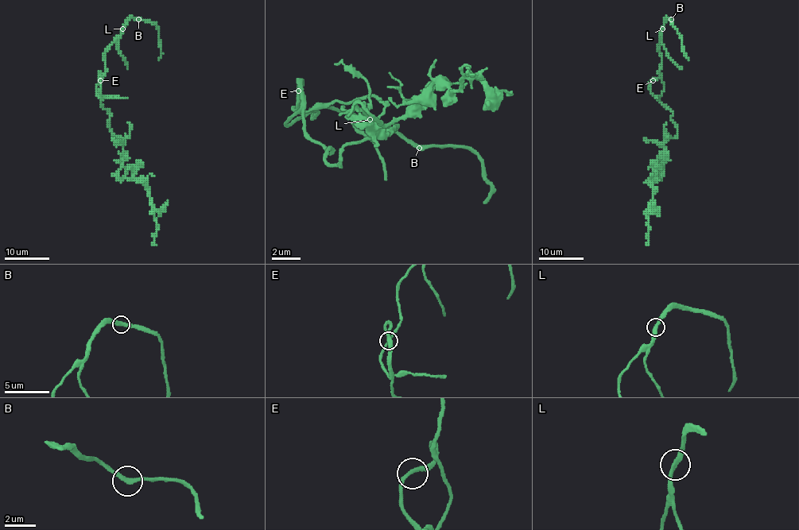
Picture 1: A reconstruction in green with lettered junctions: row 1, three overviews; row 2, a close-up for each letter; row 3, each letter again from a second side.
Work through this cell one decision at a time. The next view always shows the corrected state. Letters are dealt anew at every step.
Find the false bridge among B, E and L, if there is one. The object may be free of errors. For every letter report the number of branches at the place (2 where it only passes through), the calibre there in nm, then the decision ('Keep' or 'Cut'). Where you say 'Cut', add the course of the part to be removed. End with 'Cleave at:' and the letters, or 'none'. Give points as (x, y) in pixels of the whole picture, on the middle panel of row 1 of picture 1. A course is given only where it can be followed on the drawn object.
B: Branches: 2. Thickness 280 nm. Keep
E: Branches: 2. Thickness 280 nm. Keep
L: Branches: 2. Thickness 280 nm. Keep
Cleave at: none

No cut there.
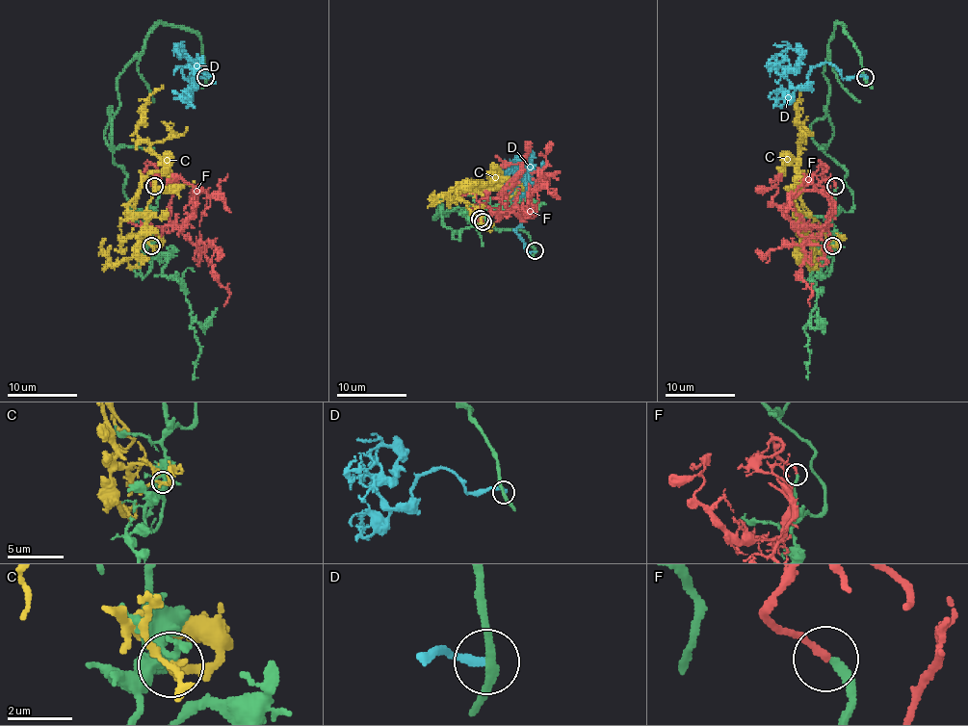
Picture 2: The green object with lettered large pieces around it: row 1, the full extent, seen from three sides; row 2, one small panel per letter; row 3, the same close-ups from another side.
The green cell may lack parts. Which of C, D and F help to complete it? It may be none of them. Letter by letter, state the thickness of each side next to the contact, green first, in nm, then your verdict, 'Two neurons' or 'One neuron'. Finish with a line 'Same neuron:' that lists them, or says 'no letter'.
C: Thickness 320 nm (green) against 340 nm. Two neurons
D: Thickness 240 nm (green) against 200 nm. Two neurons
F: Thickness 220 nm (green) against 190 nm. One neuron
Same neuron: F

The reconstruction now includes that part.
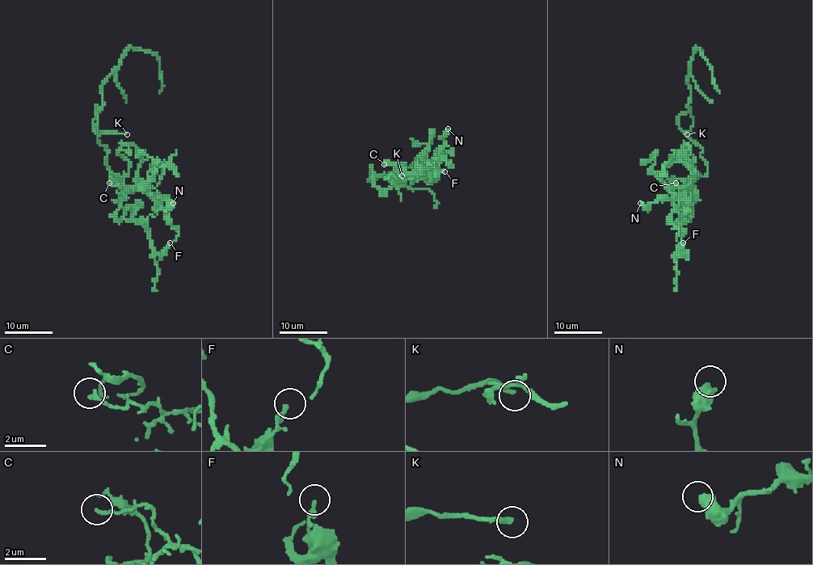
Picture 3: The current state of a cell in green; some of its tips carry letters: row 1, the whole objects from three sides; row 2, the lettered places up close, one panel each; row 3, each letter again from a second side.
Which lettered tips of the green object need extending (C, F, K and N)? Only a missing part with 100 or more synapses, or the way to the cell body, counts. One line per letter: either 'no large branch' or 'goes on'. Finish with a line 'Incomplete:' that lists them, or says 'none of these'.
C: no large branch
F: no large branch
K: goes on
N: no large branch
Incomplete: K

